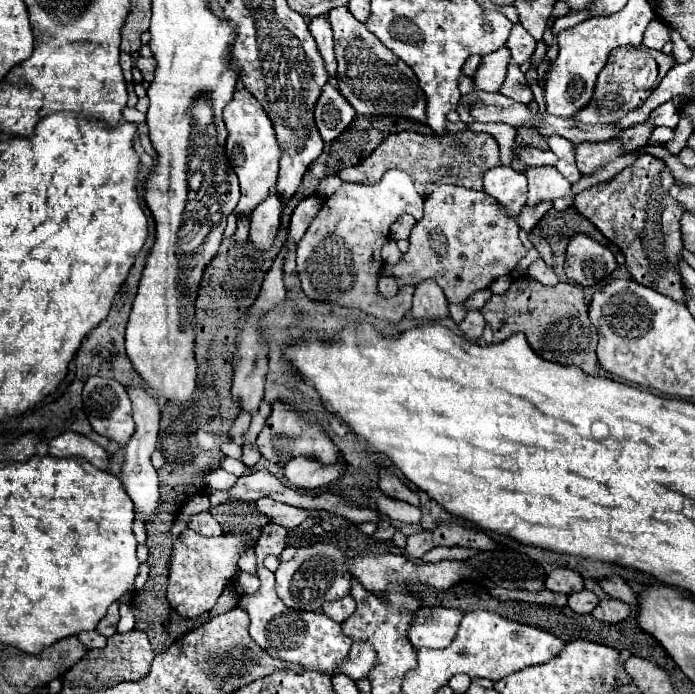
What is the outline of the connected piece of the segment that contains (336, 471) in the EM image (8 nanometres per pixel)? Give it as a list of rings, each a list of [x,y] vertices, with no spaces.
[[[293,458],[283,466],[283,478],[297,486],[297,490],[313,492],[325,484],[331,484],[341,474],[341,466],[323,466],[311,458]]]

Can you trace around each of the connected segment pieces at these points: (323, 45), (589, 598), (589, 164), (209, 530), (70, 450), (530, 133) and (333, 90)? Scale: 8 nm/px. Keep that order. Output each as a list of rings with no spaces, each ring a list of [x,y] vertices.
[[[315,16],[309,20],[309,32],[313,34],[317,46],[319,46],[319,52],[325,60],[325,66],[327,66],[327,72],[331,78],[335,78],[335,68],[337,68],[337,62],[335,62],[335,56],[333,56],[333,34],[331,34],[331,26],[327,22],[327,16]]]
[[[581,590],[581,592],[575,592],[575,594],[569,594],[569,608],[573,612],[579,612],[579,614],[593,612],[597,602],[599,602],[599,598],[591,590]]]
[[[607,140],[607,142],[581,142],[575,146],[575,160],[577,168],[583,176],[591,176],[599,172],[599,168],[611,164],[615,158],[627,156],[621,140]]]
[[[201,512],[201,514],[195,514],[189,522],[189,528],[195,530],[197,534],[203,534],[206,537],[217,537],[223,534],[223,528],[221,524],[213,518],[209,512]]]
[[[65,432],[53,438],[49,442],[49,454],[57,458],[69,458],[69,456],[85,458],[99,470],[105,470],[109,466],[109,454],[99,444],[77,432]]]
[[[519,128],[517,130],[517,138],[515,138],[515,146],[517,144],[527,144],[527,146],[537,146],[537,148],[547,148],[547,140],[543,136],[539,136],[535,132],[535,128]]]
[[[327,82],[315,106],[315,122],[321,138],[325,142],[335,140],[353,120],[355,120],[355,110],[351,108],[351,104],[343,98],[343,94],[339,94],[337,86]]]

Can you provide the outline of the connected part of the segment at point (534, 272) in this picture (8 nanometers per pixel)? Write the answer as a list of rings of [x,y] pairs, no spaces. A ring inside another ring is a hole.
[[[537,258],[529,268],[527,268],[527,274],[531,276],[531,278],[535,278],[537,282],[541,282],[543,286],[555,286],[559,280],[557,280],[557,276],[555,276],[555,272],[553,272],[553,268],[549,268],[541,258]]]

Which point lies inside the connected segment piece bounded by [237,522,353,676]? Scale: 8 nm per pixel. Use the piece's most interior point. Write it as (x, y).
(316, 642)

